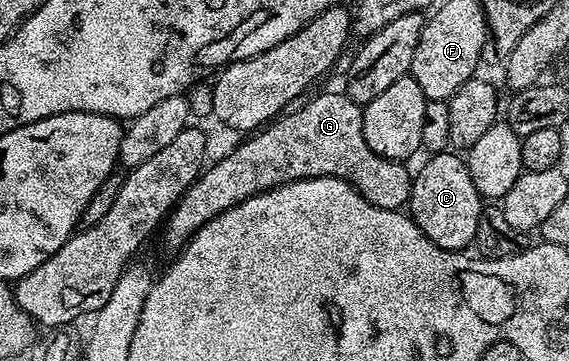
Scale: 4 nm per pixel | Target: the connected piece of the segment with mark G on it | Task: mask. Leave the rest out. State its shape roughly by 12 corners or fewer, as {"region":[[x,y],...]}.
{"region":[[321,93],[210,164],[163,225],[180,250],[241,201],[343,177],[401,211],[410,166],[375,155],[362,106]]}

